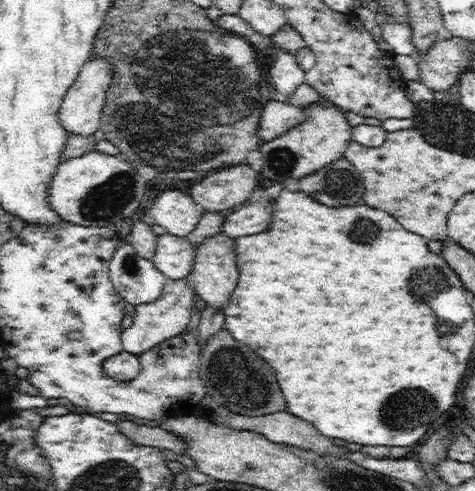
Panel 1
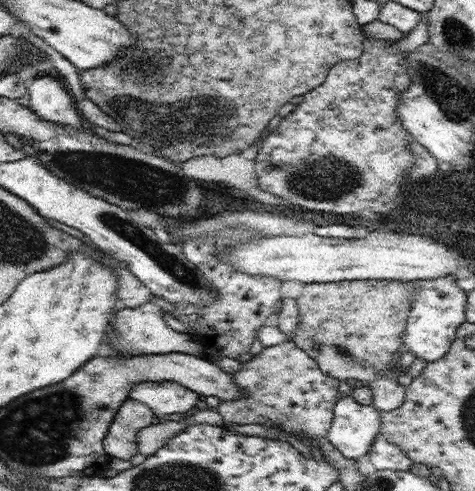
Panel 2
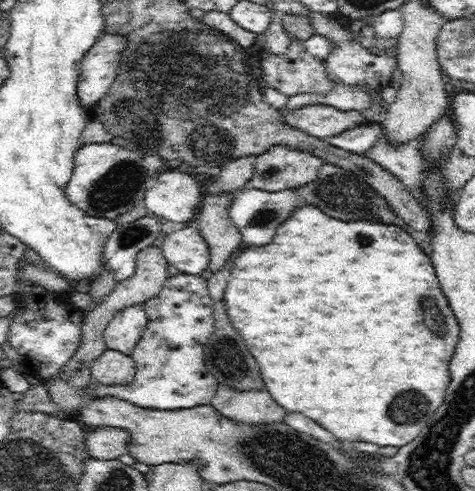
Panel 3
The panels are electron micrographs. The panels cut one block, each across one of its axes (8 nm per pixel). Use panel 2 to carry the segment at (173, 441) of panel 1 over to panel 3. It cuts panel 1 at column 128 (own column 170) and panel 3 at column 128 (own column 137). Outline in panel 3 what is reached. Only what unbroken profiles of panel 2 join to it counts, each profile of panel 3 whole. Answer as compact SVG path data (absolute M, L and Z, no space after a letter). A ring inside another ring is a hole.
M92 428L86 436L86 450L100 460L116 460L130 454L130 432L124 428Z

